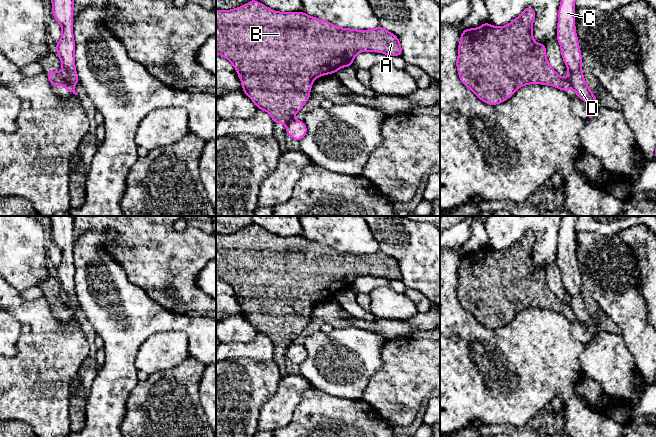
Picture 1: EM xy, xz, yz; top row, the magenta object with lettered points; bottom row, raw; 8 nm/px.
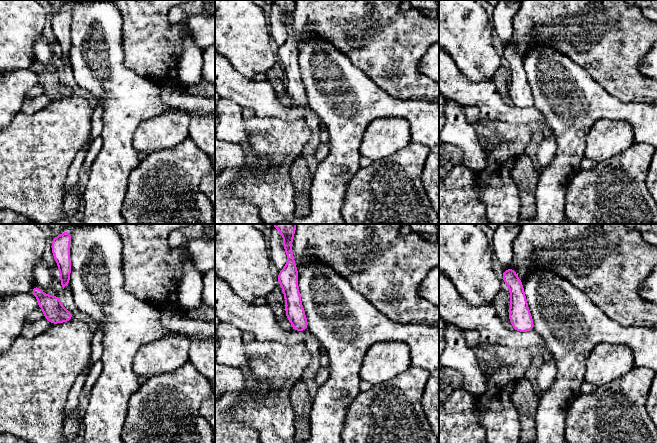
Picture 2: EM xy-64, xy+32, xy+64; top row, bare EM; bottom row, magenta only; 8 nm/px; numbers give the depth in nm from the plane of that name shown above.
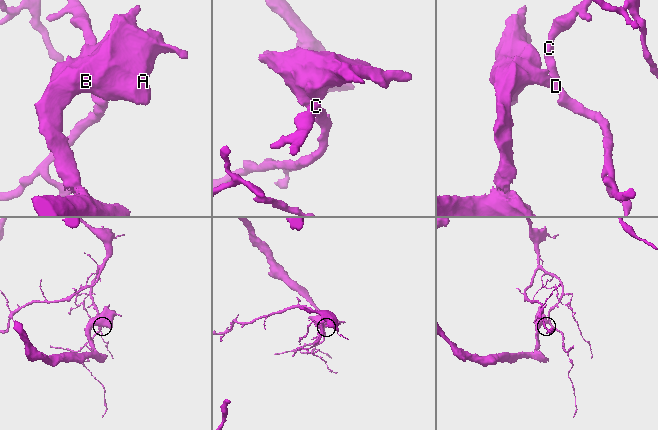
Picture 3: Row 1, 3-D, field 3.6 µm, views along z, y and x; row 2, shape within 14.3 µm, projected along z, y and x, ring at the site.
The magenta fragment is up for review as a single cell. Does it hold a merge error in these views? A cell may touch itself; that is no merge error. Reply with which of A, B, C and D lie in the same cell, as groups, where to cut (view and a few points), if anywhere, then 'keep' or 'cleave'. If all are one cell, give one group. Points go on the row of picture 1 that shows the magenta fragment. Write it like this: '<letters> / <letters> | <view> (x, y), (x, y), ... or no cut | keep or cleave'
A B / C D | xy (62, 72), (65, 80), (72, 87) | cleave

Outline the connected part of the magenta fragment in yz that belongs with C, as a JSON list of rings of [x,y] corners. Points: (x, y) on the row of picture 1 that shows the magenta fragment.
[[[561,0],[558,9],[557,41],[561,47],[562,59],[568,69],[568,79],[577,94],[591,108],[589,118],[598,111],[596,98],[584,80],[582,56],[575,29],[575,0]]]

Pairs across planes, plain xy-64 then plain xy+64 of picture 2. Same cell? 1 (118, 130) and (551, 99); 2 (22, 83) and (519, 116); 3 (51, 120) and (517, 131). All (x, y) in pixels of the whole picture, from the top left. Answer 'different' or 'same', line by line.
1: same
2: different
3: same

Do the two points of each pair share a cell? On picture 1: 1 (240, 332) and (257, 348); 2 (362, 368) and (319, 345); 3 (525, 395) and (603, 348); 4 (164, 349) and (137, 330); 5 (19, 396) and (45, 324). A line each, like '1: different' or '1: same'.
1: different
2: same
3: different
4: different
5: different

